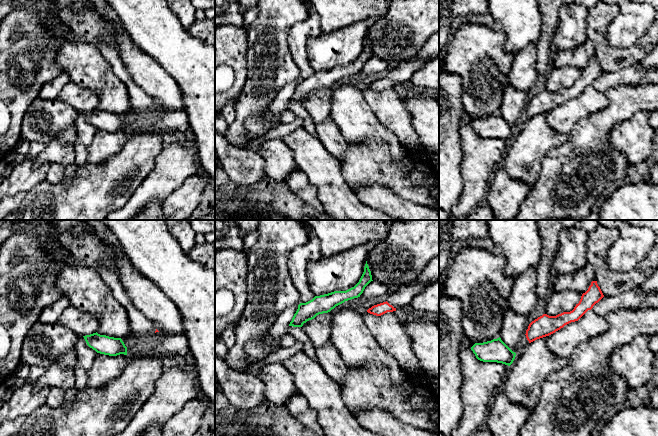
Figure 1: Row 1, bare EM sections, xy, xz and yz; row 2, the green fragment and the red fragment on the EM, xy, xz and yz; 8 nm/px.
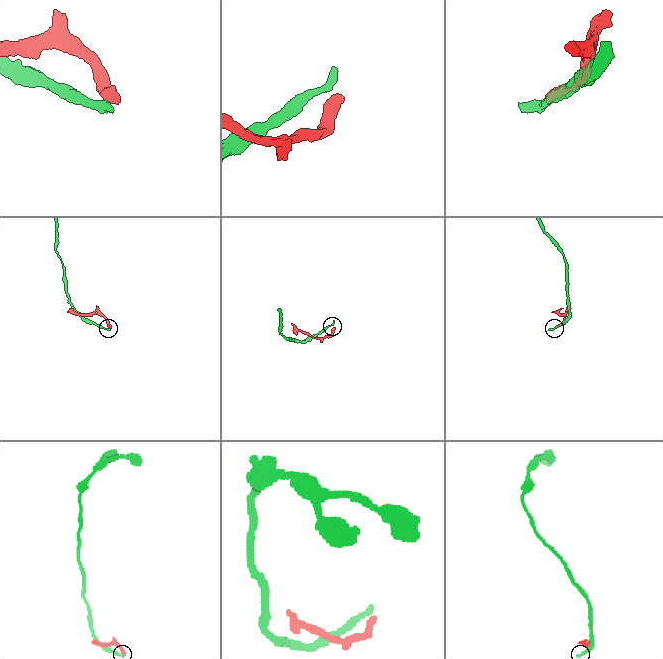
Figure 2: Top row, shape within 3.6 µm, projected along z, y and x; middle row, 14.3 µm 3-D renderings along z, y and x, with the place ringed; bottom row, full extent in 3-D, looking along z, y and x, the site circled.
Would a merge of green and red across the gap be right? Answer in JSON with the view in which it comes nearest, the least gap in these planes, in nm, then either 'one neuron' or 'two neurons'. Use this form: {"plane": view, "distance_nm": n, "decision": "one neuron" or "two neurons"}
{"plane": "xz", "distance_nm": 120, "decision": "two neurons"}

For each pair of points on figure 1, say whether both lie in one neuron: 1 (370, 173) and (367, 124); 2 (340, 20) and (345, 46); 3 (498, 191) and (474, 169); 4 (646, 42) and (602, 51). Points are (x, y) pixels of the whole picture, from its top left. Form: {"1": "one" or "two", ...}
{"1": "two", "2": "two", "3": "two", "4": "one"}

